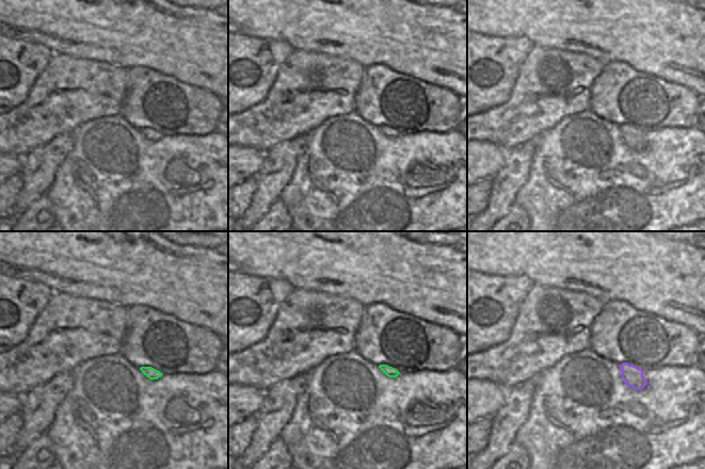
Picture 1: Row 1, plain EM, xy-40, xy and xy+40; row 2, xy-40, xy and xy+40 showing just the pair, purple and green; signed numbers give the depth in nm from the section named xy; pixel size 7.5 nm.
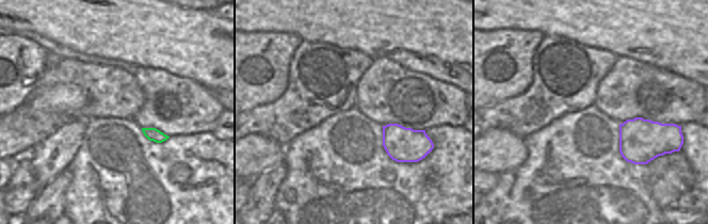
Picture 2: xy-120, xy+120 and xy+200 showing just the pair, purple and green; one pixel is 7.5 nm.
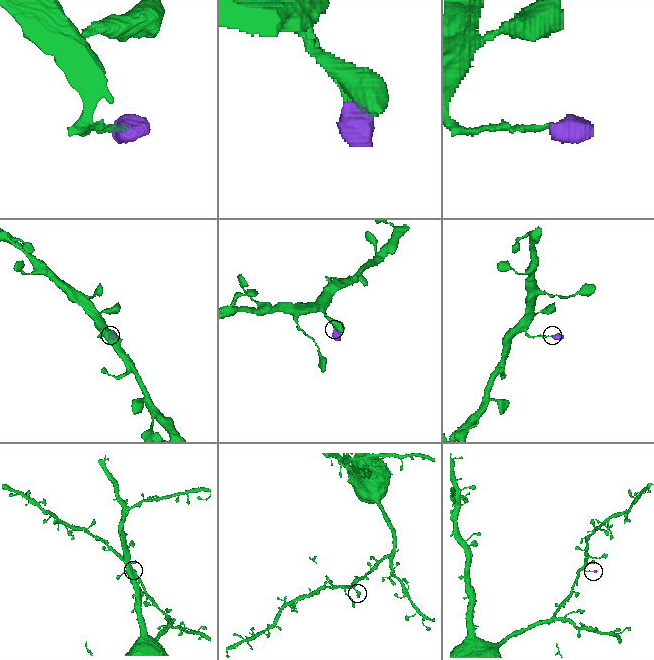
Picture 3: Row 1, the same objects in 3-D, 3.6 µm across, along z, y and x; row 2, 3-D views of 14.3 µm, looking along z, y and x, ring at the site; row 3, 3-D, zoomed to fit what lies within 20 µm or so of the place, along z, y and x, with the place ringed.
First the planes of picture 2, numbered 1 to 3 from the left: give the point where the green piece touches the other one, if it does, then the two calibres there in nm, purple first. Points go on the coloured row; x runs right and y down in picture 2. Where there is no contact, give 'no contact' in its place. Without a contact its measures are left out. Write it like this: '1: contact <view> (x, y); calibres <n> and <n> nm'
1: no contact
2: no contact
3: no contact

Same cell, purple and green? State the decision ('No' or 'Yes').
Yes

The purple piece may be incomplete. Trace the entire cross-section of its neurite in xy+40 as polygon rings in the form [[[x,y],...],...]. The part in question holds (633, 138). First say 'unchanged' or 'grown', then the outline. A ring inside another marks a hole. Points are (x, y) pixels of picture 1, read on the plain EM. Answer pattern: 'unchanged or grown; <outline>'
unchanged; [[[623,124],[619,128],[622,133],[622,140],[627,147],[636,151],[642,151],[647,146],[642,130],[627,124]]]

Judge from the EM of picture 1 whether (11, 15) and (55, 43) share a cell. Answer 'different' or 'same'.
same

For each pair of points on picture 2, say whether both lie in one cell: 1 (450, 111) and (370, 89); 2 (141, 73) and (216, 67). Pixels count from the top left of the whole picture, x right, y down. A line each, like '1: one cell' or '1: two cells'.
1: one cell
2: two cells

